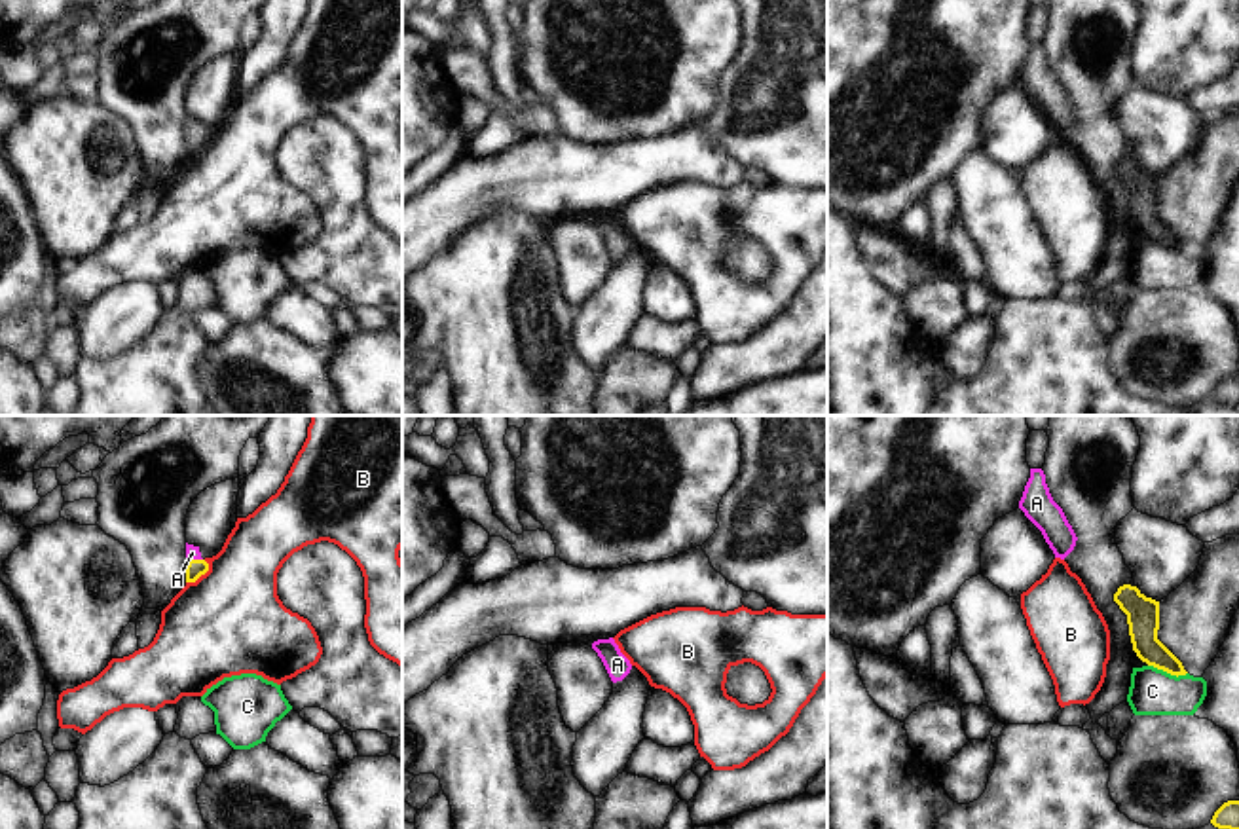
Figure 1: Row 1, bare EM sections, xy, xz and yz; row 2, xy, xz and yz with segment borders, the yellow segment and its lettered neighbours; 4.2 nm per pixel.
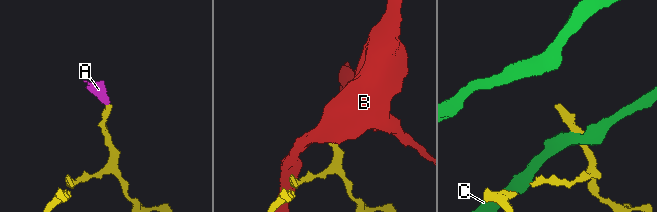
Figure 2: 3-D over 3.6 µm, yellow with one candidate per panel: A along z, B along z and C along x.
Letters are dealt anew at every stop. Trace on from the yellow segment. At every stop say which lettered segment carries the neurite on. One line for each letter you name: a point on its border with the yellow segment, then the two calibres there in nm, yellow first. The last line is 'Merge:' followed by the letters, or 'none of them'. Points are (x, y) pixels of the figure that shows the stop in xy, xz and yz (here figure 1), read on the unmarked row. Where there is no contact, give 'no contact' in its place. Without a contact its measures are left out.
A: meets yellow in xy at (196, 135); 80 nm thick on the yellow side, 60 nm on the other
Merge: A

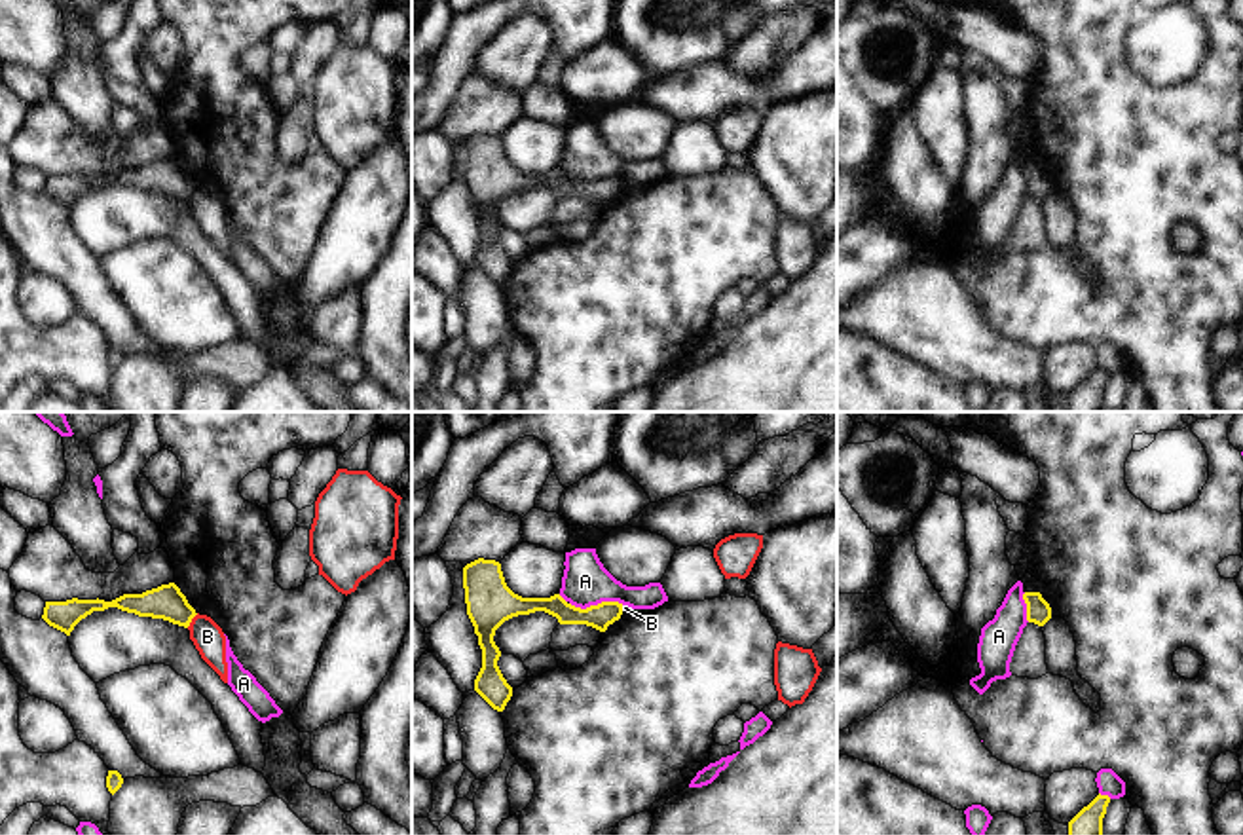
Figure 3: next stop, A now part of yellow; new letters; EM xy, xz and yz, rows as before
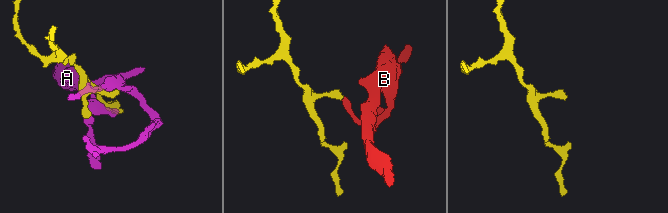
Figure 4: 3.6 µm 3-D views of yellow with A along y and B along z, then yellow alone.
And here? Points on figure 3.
Merge: none of them

